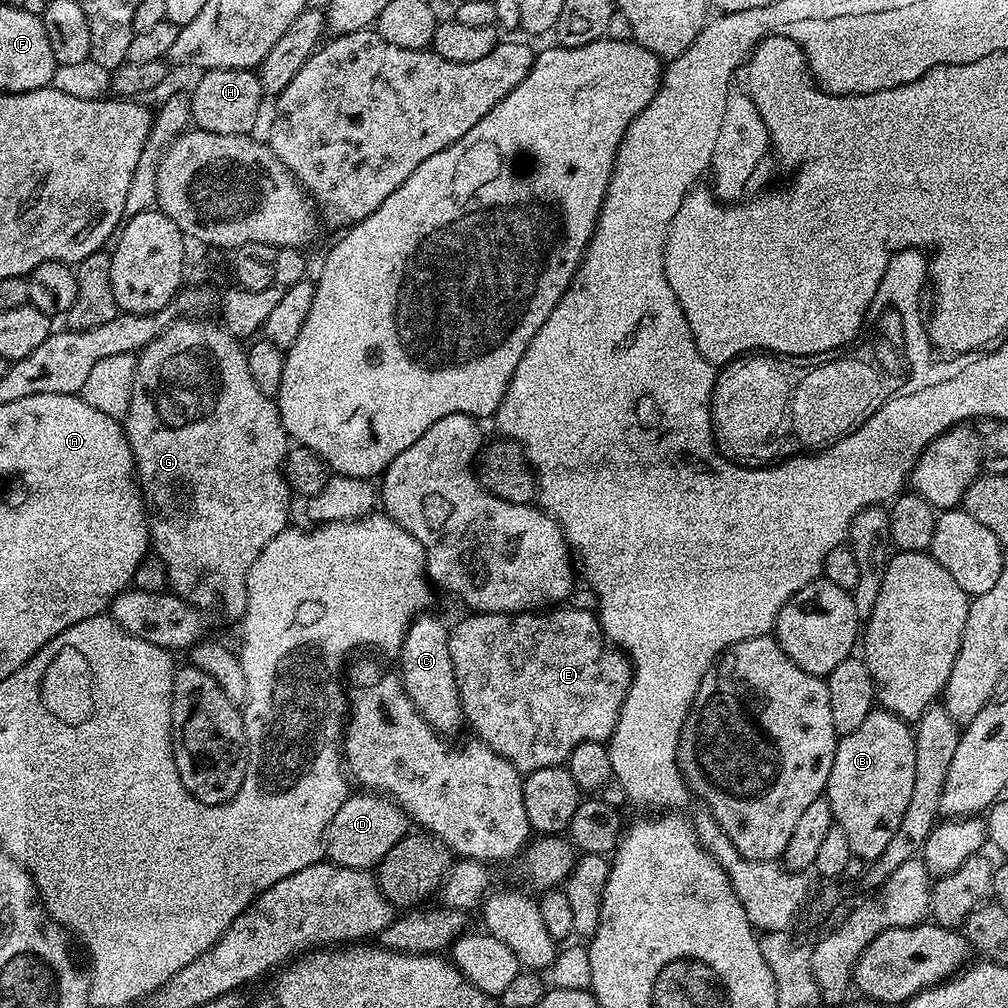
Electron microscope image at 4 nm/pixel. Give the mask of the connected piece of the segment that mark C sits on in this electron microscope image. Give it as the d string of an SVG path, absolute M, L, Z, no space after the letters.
M421 614L408 625L408 633L404 635L404 641L398 653L400 668L398 675L400 683L403 684L406 694L410 698L412 705L422 714L422 718L433 728L435 732L449 734L456 732L461 727L465 727L466 721L464 711L460 705L460 695L458 694L458 682L454 674L454 660L450 658L450 646L448 645L449 625L443 624L436 616Z

